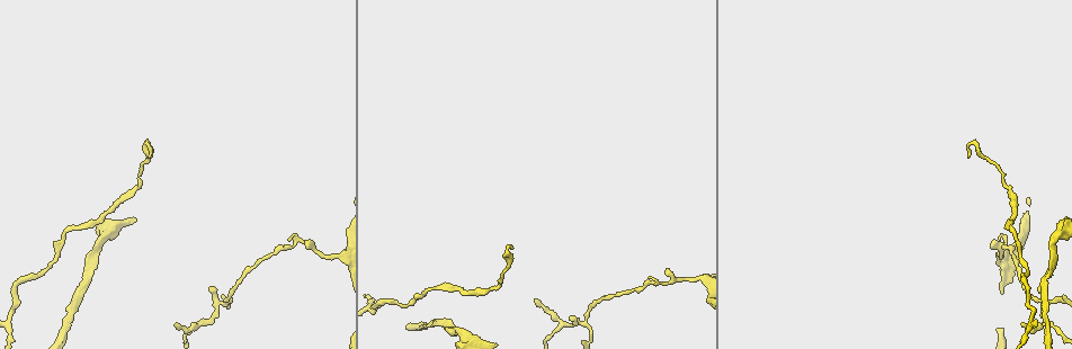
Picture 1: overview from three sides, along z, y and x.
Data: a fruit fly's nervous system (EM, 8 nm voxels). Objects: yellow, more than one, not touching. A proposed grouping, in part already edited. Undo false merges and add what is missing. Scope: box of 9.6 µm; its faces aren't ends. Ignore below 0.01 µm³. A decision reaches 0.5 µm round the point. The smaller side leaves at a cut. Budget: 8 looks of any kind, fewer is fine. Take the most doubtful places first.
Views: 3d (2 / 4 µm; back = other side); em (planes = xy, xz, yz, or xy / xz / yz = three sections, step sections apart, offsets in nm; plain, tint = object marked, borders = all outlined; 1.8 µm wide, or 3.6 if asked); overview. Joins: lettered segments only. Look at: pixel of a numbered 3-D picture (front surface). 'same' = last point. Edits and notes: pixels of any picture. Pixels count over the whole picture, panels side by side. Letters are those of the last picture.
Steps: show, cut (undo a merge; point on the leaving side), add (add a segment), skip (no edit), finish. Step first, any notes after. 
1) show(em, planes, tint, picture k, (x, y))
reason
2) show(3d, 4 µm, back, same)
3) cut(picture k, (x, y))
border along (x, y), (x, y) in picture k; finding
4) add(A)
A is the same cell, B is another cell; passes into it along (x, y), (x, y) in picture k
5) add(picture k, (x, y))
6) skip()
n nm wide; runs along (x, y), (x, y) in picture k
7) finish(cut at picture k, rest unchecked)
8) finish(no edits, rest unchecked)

show(3d, 4 µm, picture 1, (580, 321))
arms part here

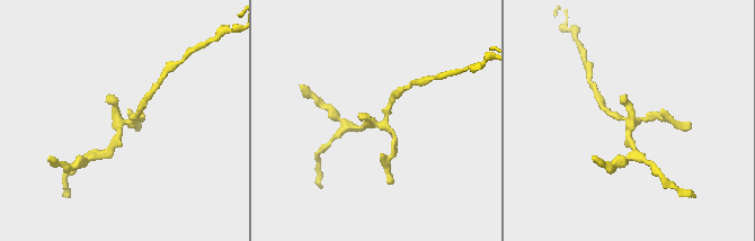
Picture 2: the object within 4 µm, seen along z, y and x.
show(em, 3.6 µm, planes, tint, picture 2, (628, 122))
now the EM

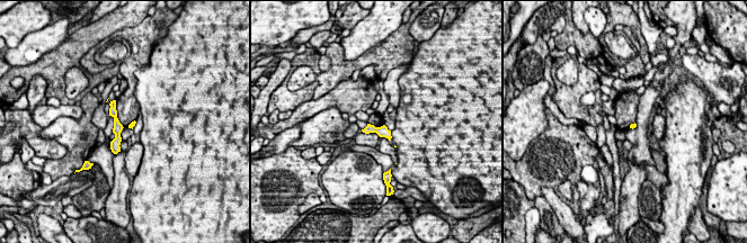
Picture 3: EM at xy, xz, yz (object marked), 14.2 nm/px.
show(em, 3.6 µm, planes, borders, same)

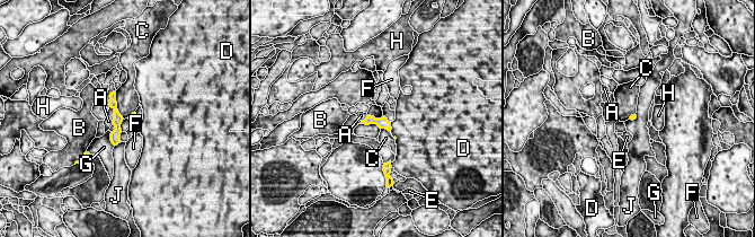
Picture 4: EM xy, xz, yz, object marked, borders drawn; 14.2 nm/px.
skip()
A, B, C, D, E, F, G, H and J are other cells; border along (115, 91), (116, 108), (124, 119) in picture 4; continuous, no second neuron

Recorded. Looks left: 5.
show(3d, 4 µm, back, picture 1, (700, 278))
calibre changes

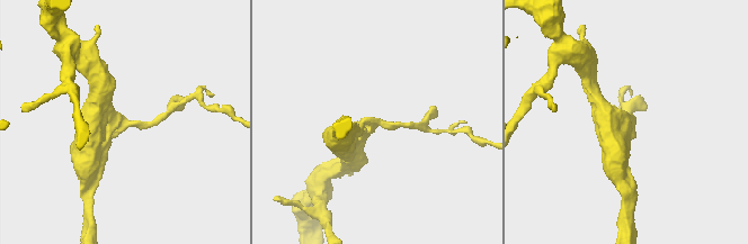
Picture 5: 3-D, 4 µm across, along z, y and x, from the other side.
show(em, planes, tint, picture 5, (629, 122))
3 arms; need the tissue

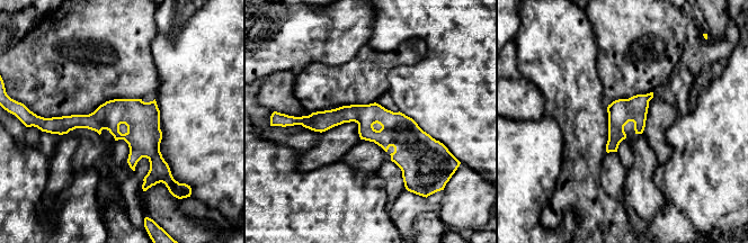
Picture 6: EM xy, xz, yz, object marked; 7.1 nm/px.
show(em, planes, borders, same)
see the neighbours

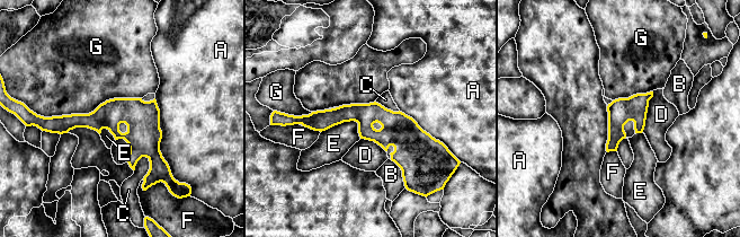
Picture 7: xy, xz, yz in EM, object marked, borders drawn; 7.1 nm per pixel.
skip()
A, B, C, D, E, F and G are other cells; one neuron here

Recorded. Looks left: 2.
show(3d, 4 µm, picture 1, (511, 245))
branch stops here

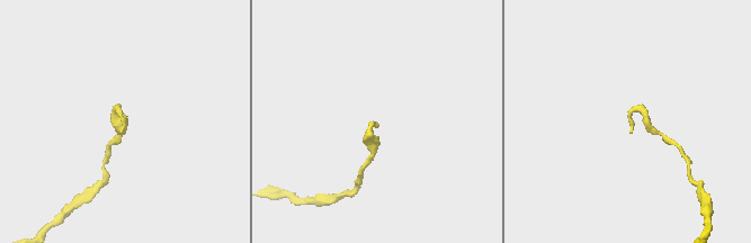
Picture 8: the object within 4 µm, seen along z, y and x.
show(em, planes, borders, picture 8, (629, 113))

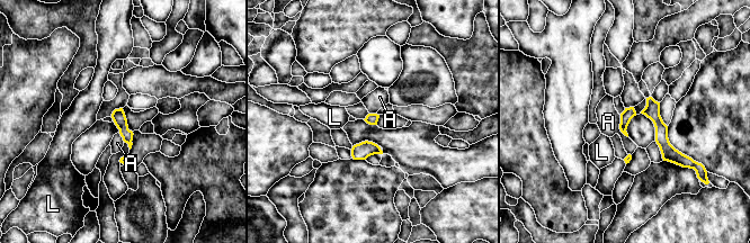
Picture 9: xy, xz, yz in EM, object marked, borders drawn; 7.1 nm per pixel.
skip()
80 nm wide; A and L are other cells; border along (619, 115), (619, 129), (627, 137) in picture 9; none of them fits

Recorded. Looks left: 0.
finish(no edits, rest unchecked)

